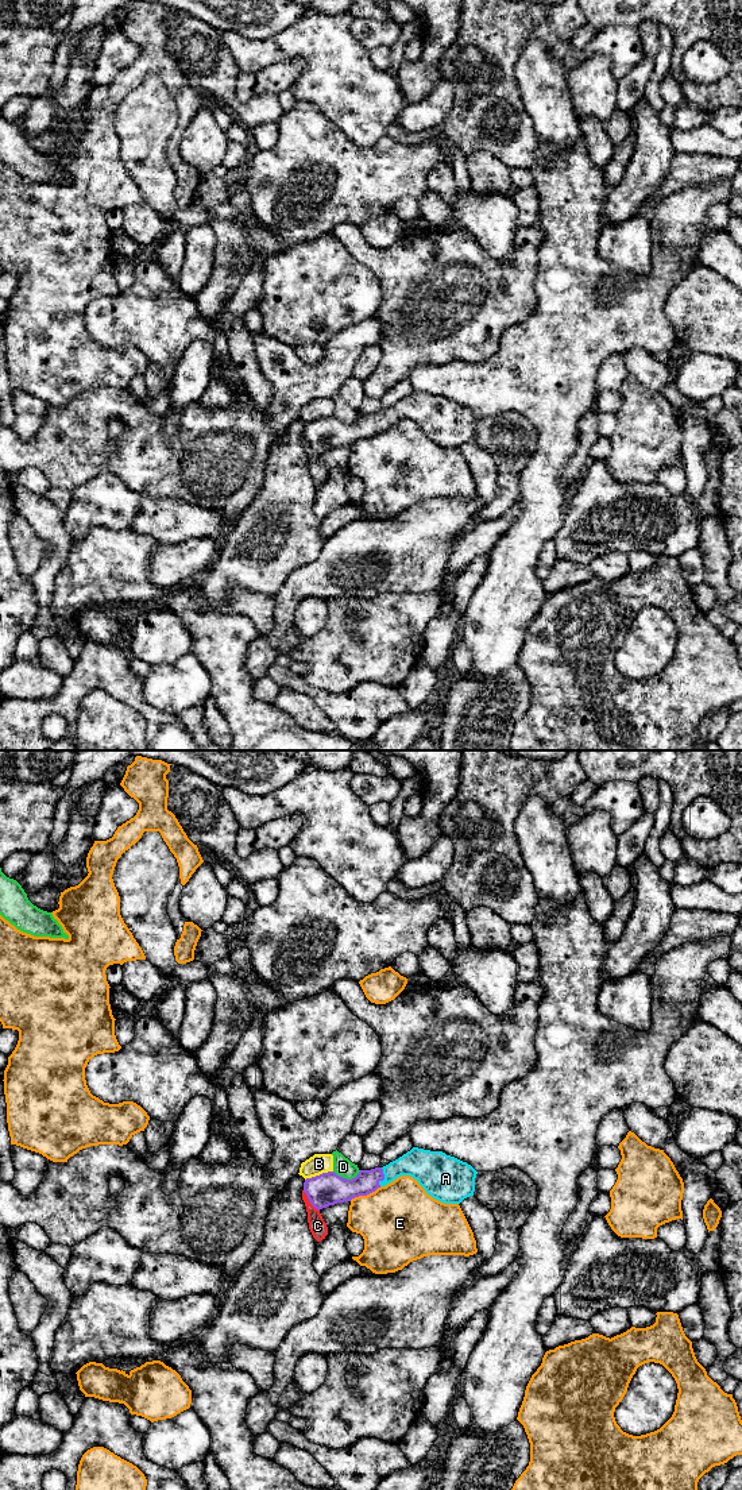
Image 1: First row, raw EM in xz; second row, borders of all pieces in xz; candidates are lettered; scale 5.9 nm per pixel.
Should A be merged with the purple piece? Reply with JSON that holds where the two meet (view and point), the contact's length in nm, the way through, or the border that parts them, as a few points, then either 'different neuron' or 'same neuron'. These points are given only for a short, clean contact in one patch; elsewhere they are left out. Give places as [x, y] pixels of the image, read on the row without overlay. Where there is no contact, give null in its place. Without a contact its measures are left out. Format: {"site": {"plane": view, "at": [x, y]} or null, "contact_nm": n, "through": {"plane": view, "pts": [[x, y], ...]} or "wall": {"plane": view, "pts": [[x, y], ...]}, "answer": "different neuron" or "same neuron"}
{"site": {"plane": "xz", "at": [383, 421]}, "contact_nm": 110, "through": {"plane": "xz", "pts": [[367, 425], [383, 421], [400, 410], [422, 409]]}, "answer": "same neuron"}

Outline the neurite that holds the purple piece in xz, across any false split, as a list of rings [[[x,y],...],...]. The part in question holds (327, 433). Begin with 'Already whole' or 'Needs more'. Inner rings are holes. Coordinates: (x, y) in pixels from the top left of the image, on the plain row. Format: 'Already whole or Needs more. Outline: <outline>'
Needs more. Outline: [[[413,391],[383,412],[360,414],[352,424],[343,422],[335,416],[306,422],[304,436],[310,448],[320,455],[367,440],[401,420],[410,420],[433,443],[445,448],[460,448],[474,440],[476,418],[471,409],[443,395]]]

